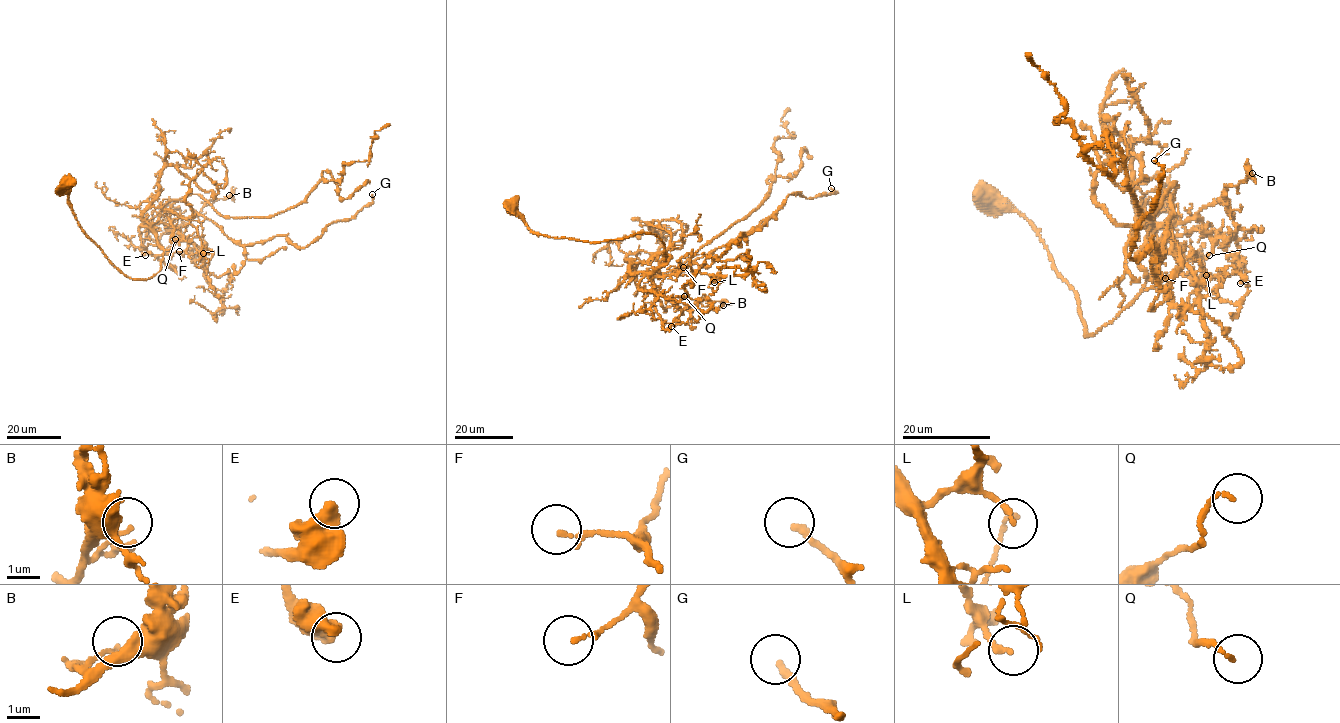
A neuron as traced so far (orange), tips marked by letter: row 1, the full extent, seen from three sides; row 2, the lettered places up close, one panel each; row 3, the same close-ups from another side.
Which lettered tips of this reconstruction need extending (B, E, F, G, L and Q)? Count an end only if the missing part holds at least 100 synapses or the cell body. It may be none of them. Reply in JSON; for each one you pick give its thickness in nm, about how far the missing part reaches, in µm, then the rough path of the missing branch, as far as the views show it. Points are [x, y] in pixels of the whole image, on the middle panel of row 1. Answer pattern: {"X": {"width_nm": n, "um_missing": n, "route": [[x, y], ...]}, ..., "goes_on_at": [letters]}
{"goes_on_at": []}

